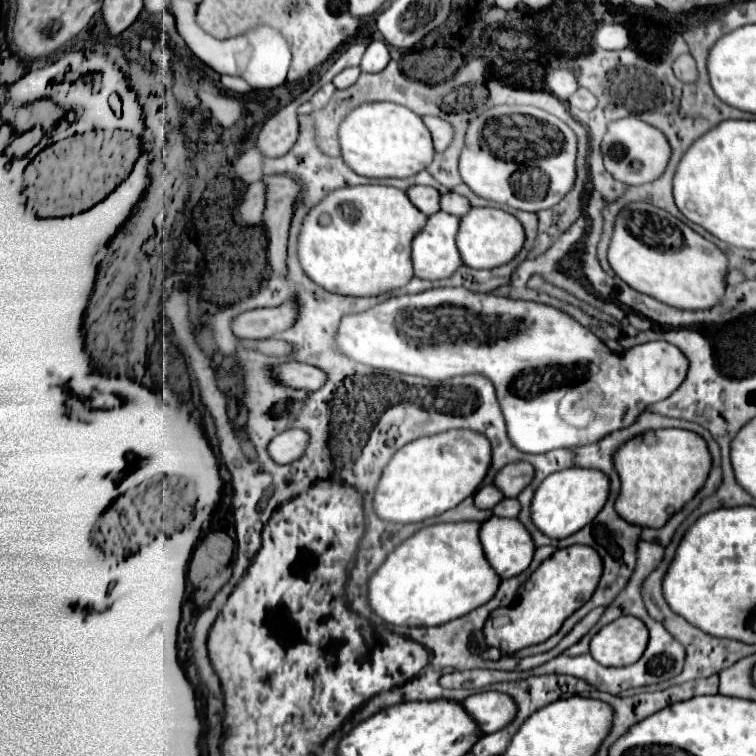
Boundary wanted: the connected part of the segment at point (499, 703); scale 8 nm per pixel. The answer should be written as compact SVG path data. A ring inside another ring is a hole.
M482 691L470 695L462 701L464 711L476 721L482 733L492 733L504 727L512 715L516 715L516 703L508 699L508 695L498 691Z

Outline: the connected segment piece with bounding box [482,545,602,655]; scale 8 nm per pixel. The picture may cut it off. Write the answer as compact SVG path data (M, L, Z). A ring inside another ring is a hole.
M570 545L558 549L552 557L540 563L540 567L526 579L518 591L518 599L508 607L498 607L484 623L484 641L488 647L498 647L502 655L512 655L524 647L544 643L552 637L564 619L580 609L596 589L600 579L602 561L598 553L586 545Z

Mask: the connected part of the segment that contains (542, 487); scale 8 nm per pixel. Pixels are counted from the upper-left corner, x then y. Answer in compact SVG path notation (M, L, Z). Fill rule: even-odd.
M570 467L548 475L536 489L530 505L532 523L550 539L564 539L590 523L608 497L608 477L600 471Z

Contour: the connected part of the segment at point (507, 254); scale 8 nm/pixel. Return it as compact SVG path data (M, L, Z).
M472 207L464 217L460 217L458 233L456 233L456 247L460 251L462 263L472 269L494 269L514 259L514 255L524 245L524 229L520 221L502 211L490 207Z

